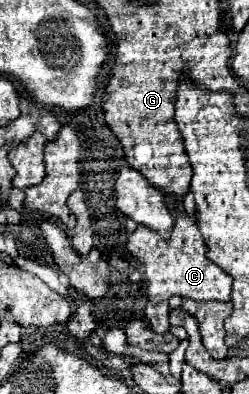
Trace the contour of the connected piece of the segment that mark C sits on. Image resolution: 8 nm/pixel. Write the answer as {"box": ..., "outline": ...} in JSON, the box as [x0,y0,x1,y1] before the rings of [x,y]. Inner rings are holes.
{"box":[128,212,232,302],"outline":[[[180,212],[176,216],[174,228],[170,232],[170,238],[162,238],[160,232],[138,226],[128,236],[128,250],[138,262],[144,264],[146,272],[144,278],[148,282],[148,298],[150,302],[162,302],[168,300],[172,294],[180,294],[182,298],[192,300],[230,300],[230,286],[232,278],[214,262],[206,258],[204,250],[204,238],[198,230],[198,222],[192,220],[186,212]]]}

